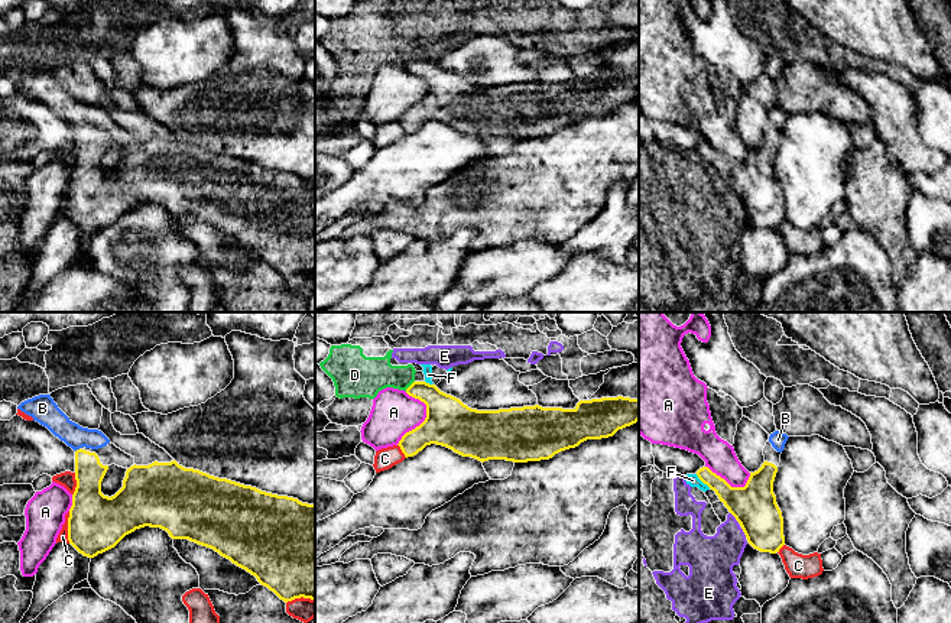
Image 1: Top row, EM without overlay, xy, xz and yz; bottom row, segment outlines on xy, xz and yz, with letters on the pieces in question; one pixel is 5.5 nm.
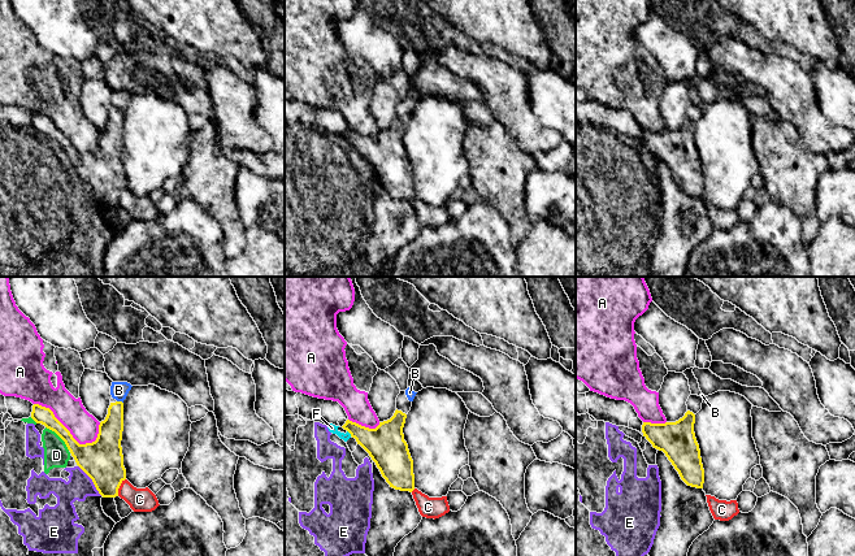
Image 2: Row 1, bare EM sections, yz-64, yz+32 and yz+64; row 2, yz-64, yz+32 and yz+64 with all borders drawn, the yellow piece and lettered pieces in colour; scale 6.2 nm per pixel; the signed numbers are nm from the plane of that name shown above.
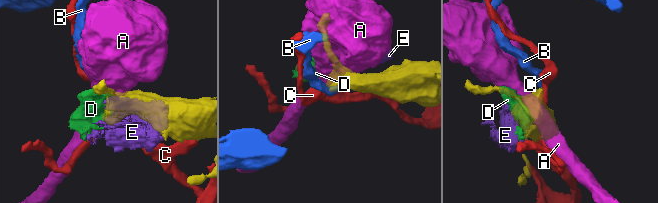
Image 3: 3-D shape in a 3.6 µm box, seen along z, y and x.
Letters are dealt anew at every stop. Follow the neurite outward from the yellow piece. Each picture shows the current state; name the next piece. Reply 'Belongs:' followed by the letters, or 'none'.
Belongs: B

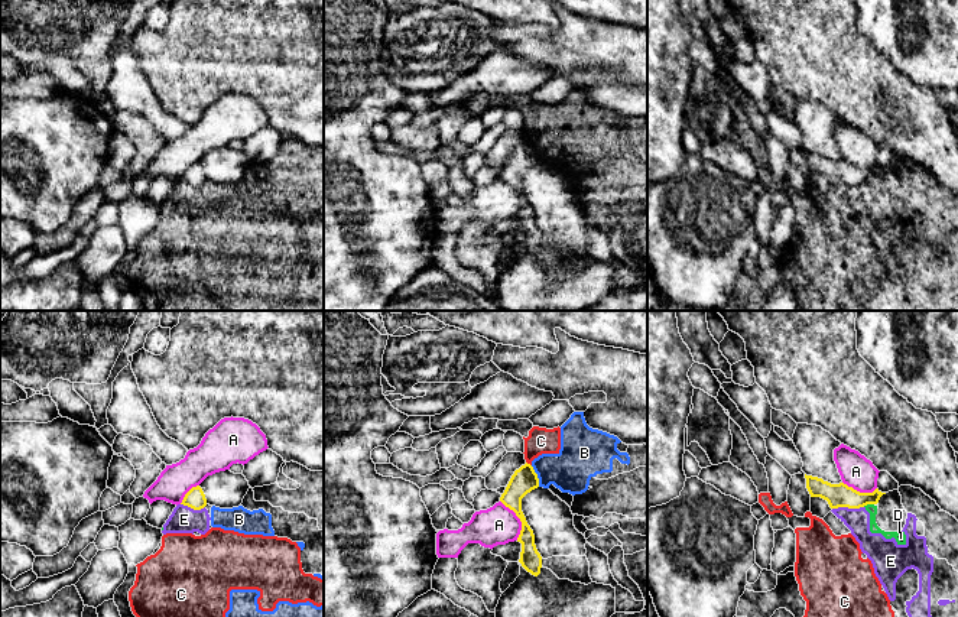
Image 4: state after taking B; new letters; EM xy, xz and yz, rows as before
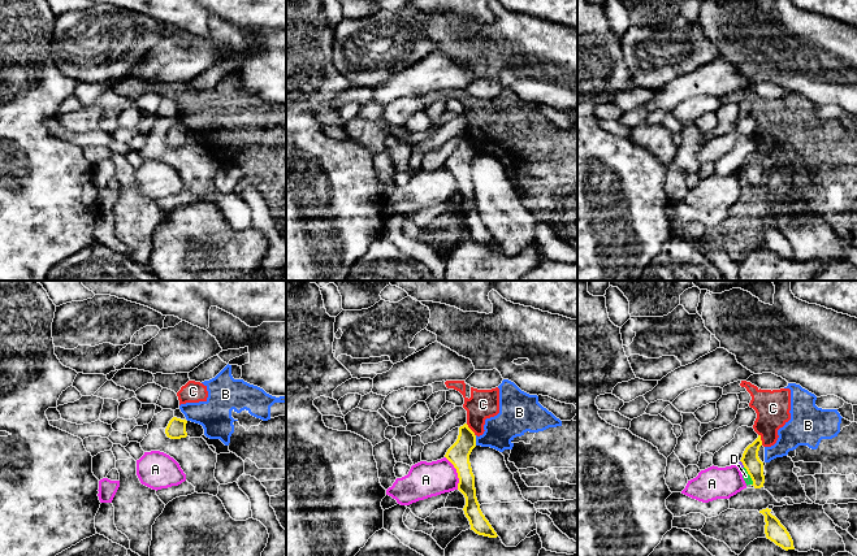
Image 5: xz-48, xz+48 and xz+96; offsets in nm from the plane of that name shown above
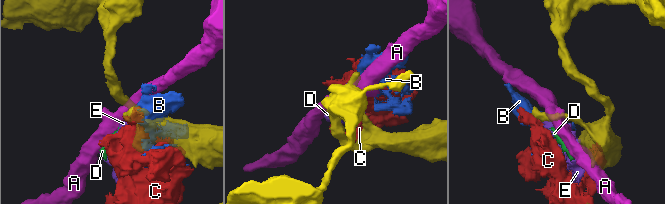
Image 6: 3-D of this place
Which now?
Belongs: none

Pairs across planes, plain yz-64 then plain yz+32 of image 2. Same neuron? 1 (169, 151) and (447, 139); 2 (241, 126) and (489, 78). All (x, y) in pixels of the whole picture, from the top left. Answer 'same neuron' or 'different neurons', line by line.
1: same neuron
2: same neuron

